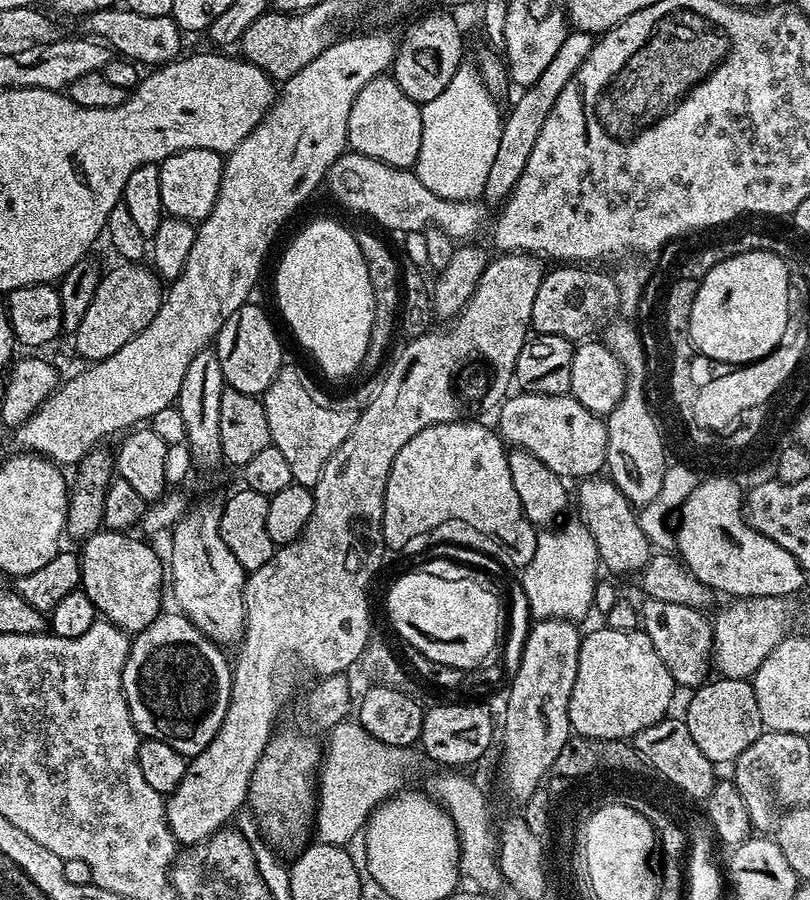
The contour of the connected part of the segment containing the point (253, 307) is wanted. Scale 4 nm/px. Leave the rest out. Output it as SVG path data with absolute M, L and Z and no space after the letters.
M255 302L242 305L230 314L230 318L226 318L222 330L216 335L214 350L222 366L225 385L251 396L263 397L286 360L280 336L271 318Z

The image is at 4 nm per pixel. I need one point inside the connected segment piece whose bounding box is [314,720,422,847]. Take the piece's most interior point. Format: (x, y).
(358, 773)

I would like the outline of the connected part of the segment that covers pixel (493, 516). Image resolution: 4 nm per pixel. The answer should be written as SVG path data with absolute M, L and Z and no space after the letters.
M452 420L448 424L435 424L414 434L414 438L398 450L394 466L390 466L390 478L386 478L384 513L380 519L384 547L389 553L404 552L415 540L446 527L451 520L457 520L469 528L462 538L463 543L469 548L479 549L485 536L488 539L487 554L505 569L522 570L530 558L534 558L538 528L524 517L522 502L518 502L518 493L514 491L514 482L510 478L506 445L493 429L491 432L480 423L484 422Z

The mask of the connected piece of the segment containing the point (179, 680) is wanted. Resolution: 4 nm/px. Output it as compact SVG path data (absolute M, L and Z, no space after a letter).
M179 611L161 614L146 630L135 633L124 663L122 686L132 723L141 737L158 742L166 742L176 752L191 758L206 750L226 718L232 693L233 665L223 656L221 645L208 639L188 621L188 617Z

